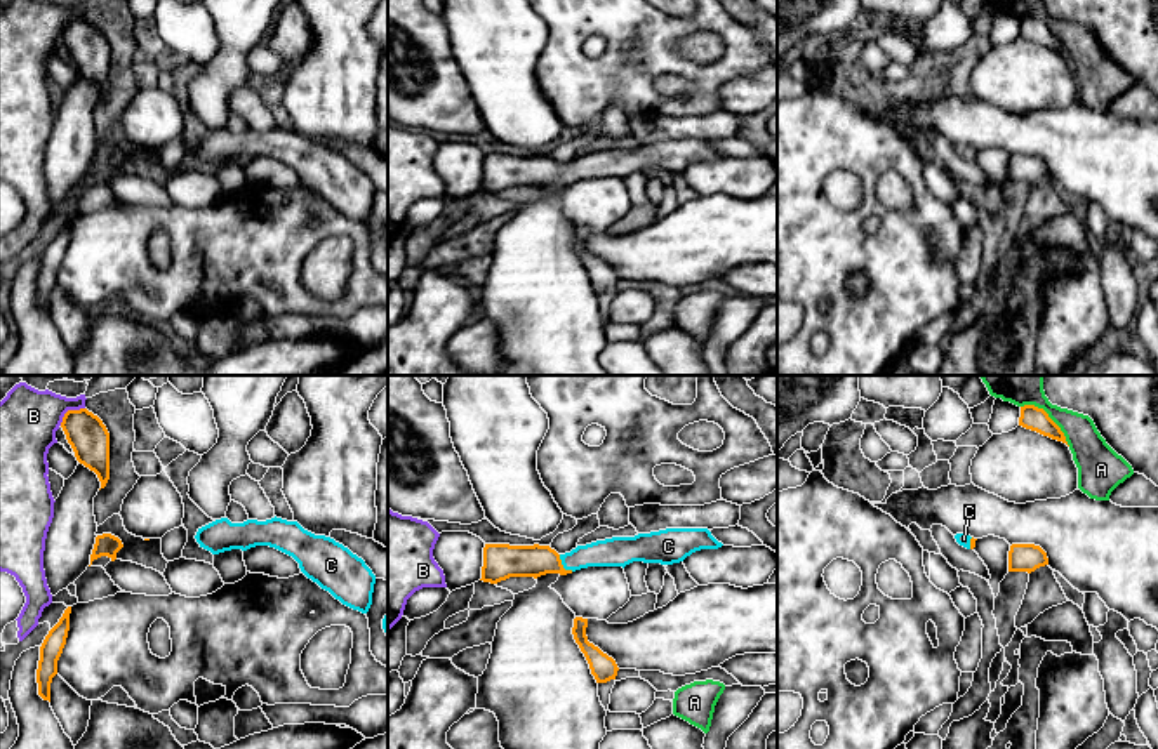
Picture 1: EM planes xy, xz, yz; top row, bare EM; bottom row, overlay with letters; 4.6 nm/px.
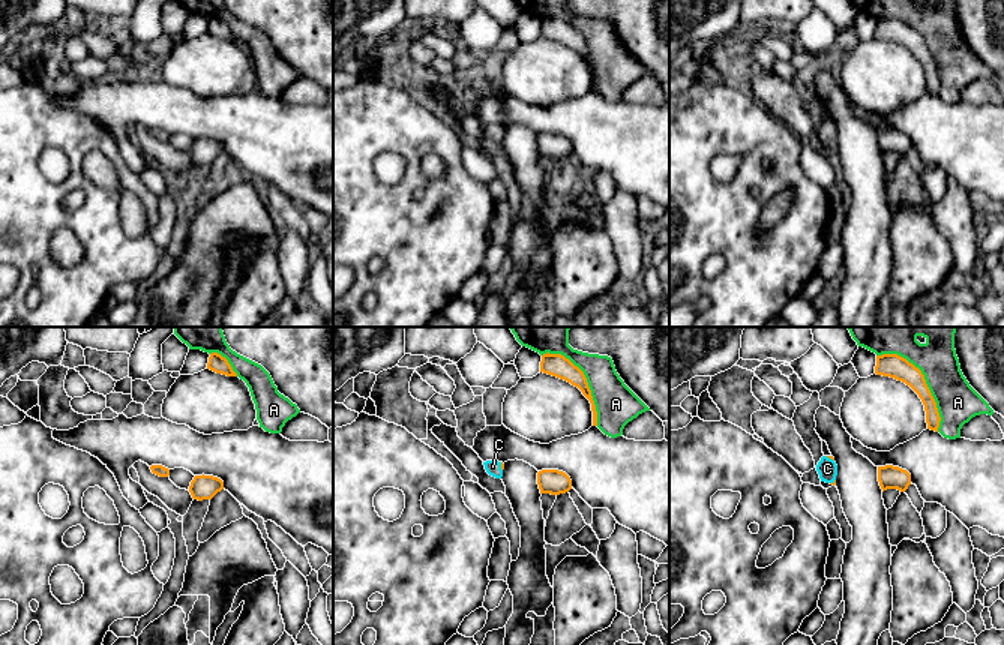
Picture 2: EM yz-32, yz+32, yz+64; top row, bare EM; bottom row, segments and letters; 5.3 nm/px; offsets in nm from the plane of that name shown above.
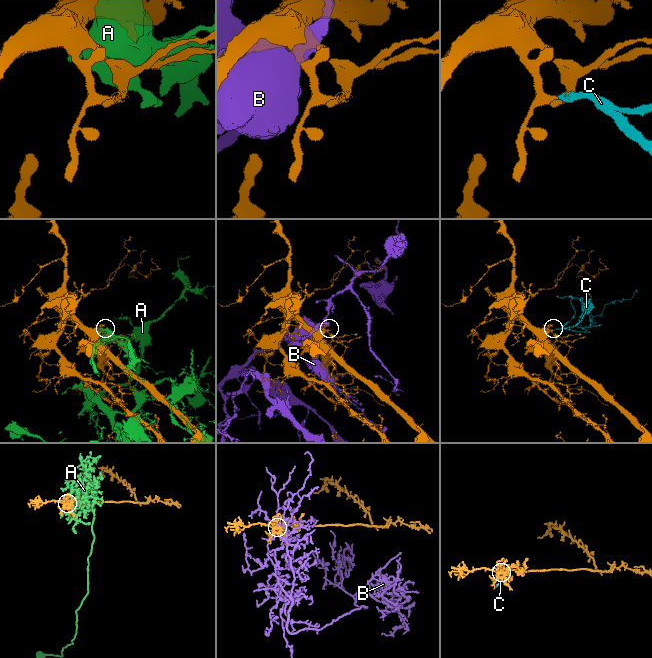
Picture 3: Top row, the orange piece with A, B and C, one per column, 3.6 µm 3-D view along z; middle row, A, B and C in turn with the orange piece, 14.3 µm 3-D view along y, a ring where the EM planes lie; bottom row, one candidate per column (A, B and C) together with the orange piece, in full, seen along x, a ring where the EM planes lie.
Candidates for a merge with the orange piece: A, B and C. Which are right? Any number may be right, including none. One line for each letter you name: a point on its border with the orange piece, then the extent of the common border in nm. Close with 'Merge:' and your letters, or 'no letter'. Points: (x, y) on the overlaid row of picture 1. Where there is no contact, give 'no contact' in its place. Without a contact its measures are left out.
C: xz (562, 565) | 100 nm
Merge: C

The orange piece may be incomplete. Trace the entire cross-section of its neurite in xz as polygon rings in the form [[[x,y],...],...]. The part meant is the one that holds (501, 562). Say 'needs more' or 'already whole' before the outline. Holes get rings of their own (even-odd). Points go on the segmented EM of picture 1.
needs more; [[[666,528],[635,537],[612,537],[577,546],[565,554],[539,544],[485,544],[480,580],[497,584],[509,577],[567,575],[588,567],[624,568],[633,561],[673,565],[695,551],[722,546],[708,528]]]

